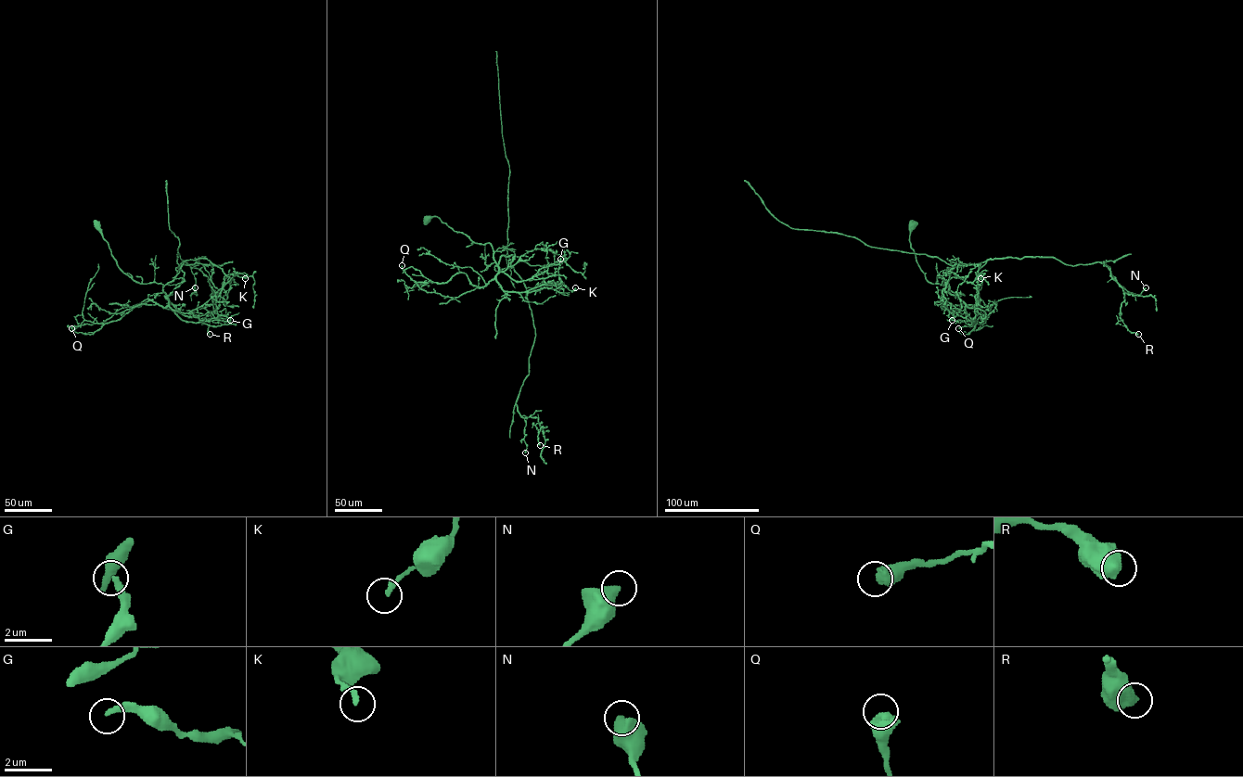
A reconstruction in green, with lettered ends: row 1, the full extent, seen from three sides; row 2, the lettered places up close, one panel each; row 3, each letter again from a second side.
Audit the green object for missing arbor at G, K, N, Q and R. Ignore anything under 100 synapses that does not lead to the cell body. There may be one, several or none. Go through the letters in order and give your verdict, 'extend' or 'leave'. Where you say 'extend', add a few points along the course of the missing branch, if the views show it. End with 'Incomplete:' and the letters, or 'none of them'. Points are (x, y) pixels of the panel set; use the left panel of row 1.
G: leave
K: leave
N: leave
Q: leave
R: leave
Incomplete: none of them

